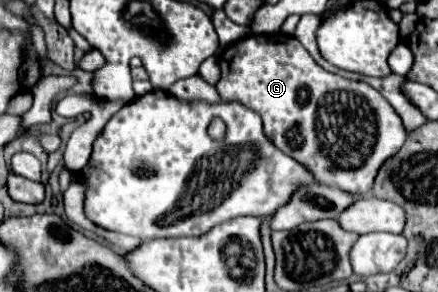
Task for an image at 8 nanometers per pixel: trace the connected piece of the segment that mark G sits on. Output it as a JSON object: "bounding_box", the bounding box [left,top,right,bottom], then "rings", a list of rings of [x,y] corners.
{"bounding_box":[217,34,407,196],"rings":[[[251,34],[241,38],[239,42],[227,46],[219,56],[221,80],[217,82],[217,92],[227,100],[239,100],[251,110],[255,110],[263,118],[263,130],[271,142],[283,150],[283,154],[295,158],[301,166],[305,166],[313,178],[323,186],[335,186],[345,190],[347,194],[367,196],[373,186],[373,178],[379,166],[391,158],[403,146],[407,132],[403,120],[395,112],[395,108],[383,100],[383,96],[361,80],[347,80],[339,74],[327,72],[321,68],[295,36],[287,34]]]}

